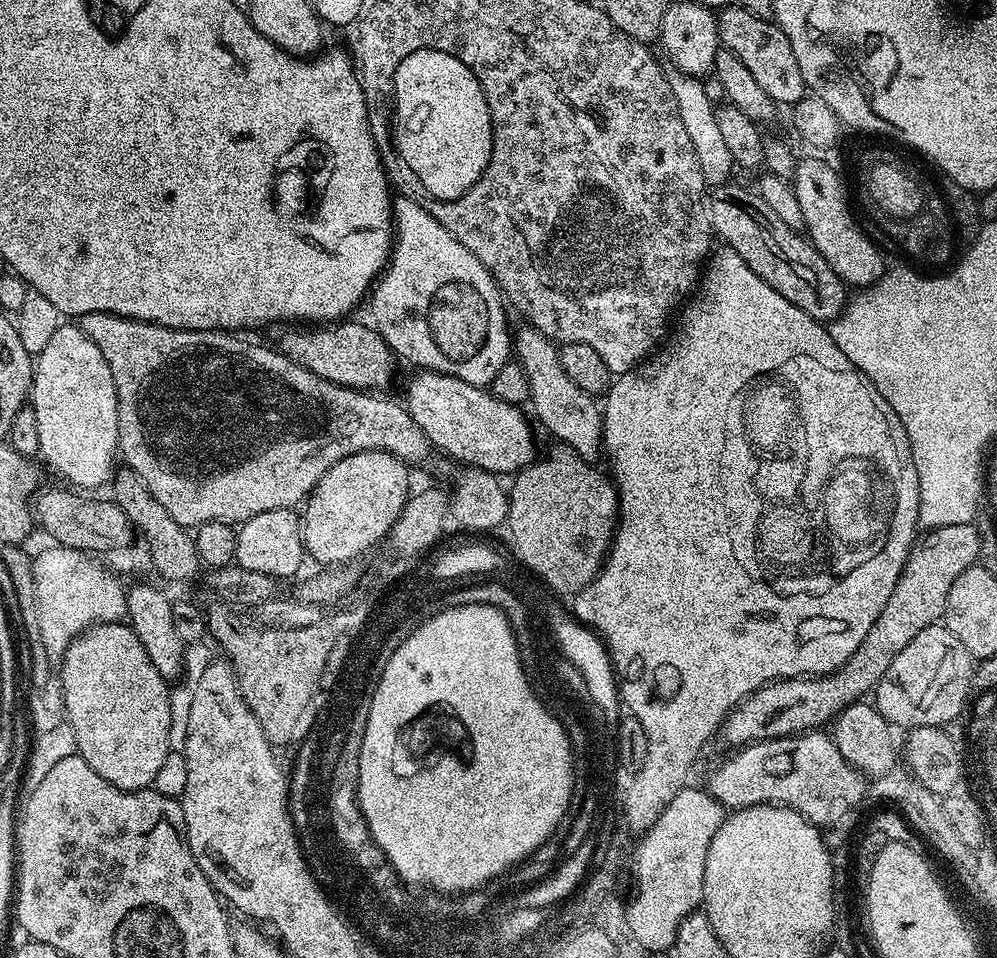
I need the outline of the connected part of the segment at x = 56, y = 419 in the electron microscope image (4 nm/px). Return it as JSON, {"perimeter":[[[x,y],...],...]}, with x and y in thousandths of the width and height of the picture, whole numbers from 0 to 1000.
{"perimeter":[[[61,337],[60,342],[51,350],[46,363],[35,373],[30,424],[38,435],[40,476],[58,496],[65,497],[69,506],[80,511],[96,511],[92,509],[100,509],[113,500],[120,467],[114,390],[110,390],[110,382],[106,382],[102,365],[98,365],[98,361],[94,361],[94,357],[90,357],[90,353],[86,353],[86,349],[75,337]]]}

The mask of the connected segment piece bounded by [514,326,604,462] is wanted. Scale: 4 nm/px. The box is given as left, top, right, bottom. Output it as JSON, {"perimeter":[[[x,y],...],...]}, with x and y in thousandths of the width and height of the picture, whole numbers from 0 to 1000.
{"perimeter":[[[526,340],[516,353],[516,367],[520,373],[521,379],[529,388],[529,395],[532,403],[532,425],[534,424],[539,436],[544,441],[545,445],[552,449],[560,458],[564,459],[573,471],[578,472],[586,480],[591,482],[598,481],[597,479],[605,473],[605,458],[606,458],[606,438],[605,429],[596,420],[597,414],[586,407],[584,407],[575,396],[565,386],[561,364],[559,360],[550,354],[548,350],[542,348],[533,340]]]}

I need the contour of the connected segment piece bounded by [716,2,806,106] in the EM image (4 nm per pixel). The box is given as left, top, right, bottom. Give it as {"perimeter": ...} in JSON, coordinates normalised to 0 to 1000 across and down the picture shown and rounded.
{"perimeter":[[[734,2],[729,8],[721,9],[718,30],[723,47],[740,56],[740,65],[745,65],[750,70],[760,90],[764,90],[764,94],[772,98],[779,111],[795,111],[808,100],[804,73],[800,73],[792,40],[788,40],[788,35],[774,21],[760,19],[752,15],[752,10],[742,7],[741,3]]]}

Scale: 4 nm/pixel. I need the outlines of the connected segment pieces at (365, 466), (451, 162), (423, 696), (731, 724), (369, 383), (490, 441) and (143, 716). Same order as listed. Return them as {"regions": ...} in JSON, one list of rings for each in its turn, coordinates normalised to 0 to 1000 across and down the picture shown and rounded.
{"regions":[[[[360,472],[345,476],[318,503],[303,533],[305,570],[314,586],[323,580],[323,591],[327,591],[329,580],[345,580],[350,587],[356,587],[364,576],[372,577],[392,556],[393,550],[402,542],[405,525],[409,526],[411,522],[411,489],[403,480],[395,482],[397,489],[401,489],[401,505],[395,505],[391,482],[395,482],[395,476],[390,472]]],[[[424,50],[409,56],[396,71],[393,99],[397,111],[395,148],[422,194],[439,209],[457,209],[485,181],[493,163],[494,134],[490,109],[478,79],[465,65],[446,53]]],[[[454,630],[452,635],[444,635],[419,652],[403,674],[391,683],[391,691],[387,691],[387,699],[383,699],[379,720],[375,720],[375,729],[371,733],[371,745],[362,777],[358,825],[362,848],[370,860],[375,881],[385,889],[406,924],[422,923],[422,928],[434,932],[466,933],[505,915],[519,905],[521,898],[540,888],[565,861],[566,853],[575,842],[575,809],[574,779],[567,758],[561,751],[552,747],[547,732],[536,721],[523,692],[515,656],[503,636],[491,630]]],[[[978,546],[945,549],[934,552],[927,565],[916,567],[901,608],[881,641],[881,649],[873,653],[873,662],[853,683],[853,687],[839,701],[829,706],[776,710],[753,727],[743,731],[730,744],[724,757],[724,768],[734,779],[760,776],[762,772],[784,771],[829,757],[849,737],[866,732],[876,721],[879,713],[893,699],[893,691],[929,653],[940,650],[949,637],[953,612],[970,593],[983,582],[983,553]]],[[[354,332],[324,340],[289,340],[281,351],[280,367],[299,382],[319,390],[344,405],[389,407],[397,388],[399,373],[372,337],[360,338]]],[[[421,386],[409,401],[409,431],[423,445],[430,465],[434,469],[442,468],[449,476],[462,480],[462,485],[481,489],[484,493],[494,495],[521,494],[529,490],[539,479],[538,459],[534,456],[534,447],[526,435],[525,425],[501,418],[489,405],[476,405],[471,399],[463,399],[454,392],[442,388]]],[[[124,649],[110,651],[94,651],[91,656],[84,657],[64,680],[58,693],[58,713],[64,723],[64,735],[68,742],[68,751],[73,756],[74,770],[76,771],[76,785],[90,800],[90,804],[98,804],[110,820],[118,820],[123,827],[139,827],[141,823],[152,823],[155,809],[165,795],[166,789],[173,780],[173,732],[171,730],[171,714],[154,699],[154,691],[150,691],[150,683],[146,683],[144,671],[138,666],[138,662],[131,653]]]]}

